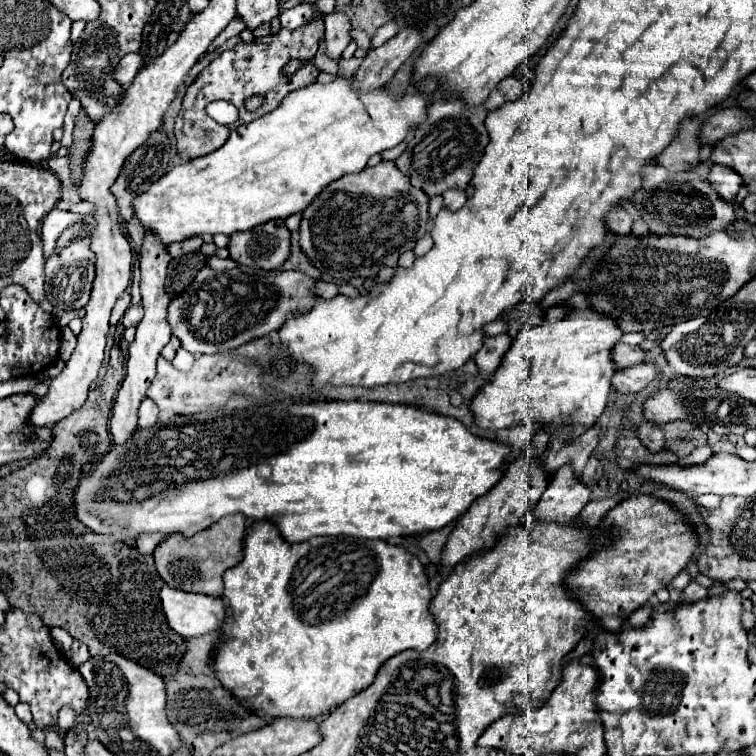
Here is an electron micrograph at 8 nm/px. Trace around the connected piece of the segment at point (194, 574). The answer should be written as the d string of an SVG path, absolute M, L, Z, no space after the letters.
M232 514L220 518L212 526L190 538L184 538L184 534L170 534L154 550L156 570L170 588L208 596L222 596L224 570L236 566L242 560L244 532L246 532L246 518L242 514Z

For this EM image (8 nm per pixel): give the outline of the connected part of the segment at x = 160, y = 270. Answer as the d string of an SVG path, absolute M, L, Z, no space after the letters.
M146 232L144 234L144 242L140 246L140 272L142 272L142 280L140 280L140 292L142 292L142 306L144 306L144 318L136 328L136 338L134 342L128 346L128 362L126 362L126 376L122 380L122 386L118 390L118 396L114 400L114 408L112 408L112 420L110 420L110 432L112 432L112 442L116 446L124 446L128 442L128 438L132 438L132 434L136 434L138 430L138 406L140 400L144 398L154 374L156 374L156 360L160 356L160 350L168 344L172 332L170 332L170 324L166 320L168 316L168 306L170 306L170 296L166 294L166 268L170 262L170 254L166 250L166 246L162 244L162 240L152 234Z

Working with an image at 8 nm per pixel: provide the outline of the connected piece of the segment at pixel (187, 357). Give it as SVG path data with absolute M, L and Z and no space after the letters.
M178 348L178 352L176 352L176 356L174 356L172 364L174 364L174 368L178 368L180 372L188 372L188 370L192 368L194 360L196 360L196 358L194 358L194 356L192 356L188 350Z

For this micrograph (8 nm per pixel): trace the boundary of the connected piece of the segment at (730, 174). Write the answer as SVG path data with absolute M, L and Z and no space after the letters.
M720 164L712 166L708 180L714 184L714 190L728 202L736 200L736 194L738 194L738 190L744 184L736 170L732 170L728 166L720 166Z

